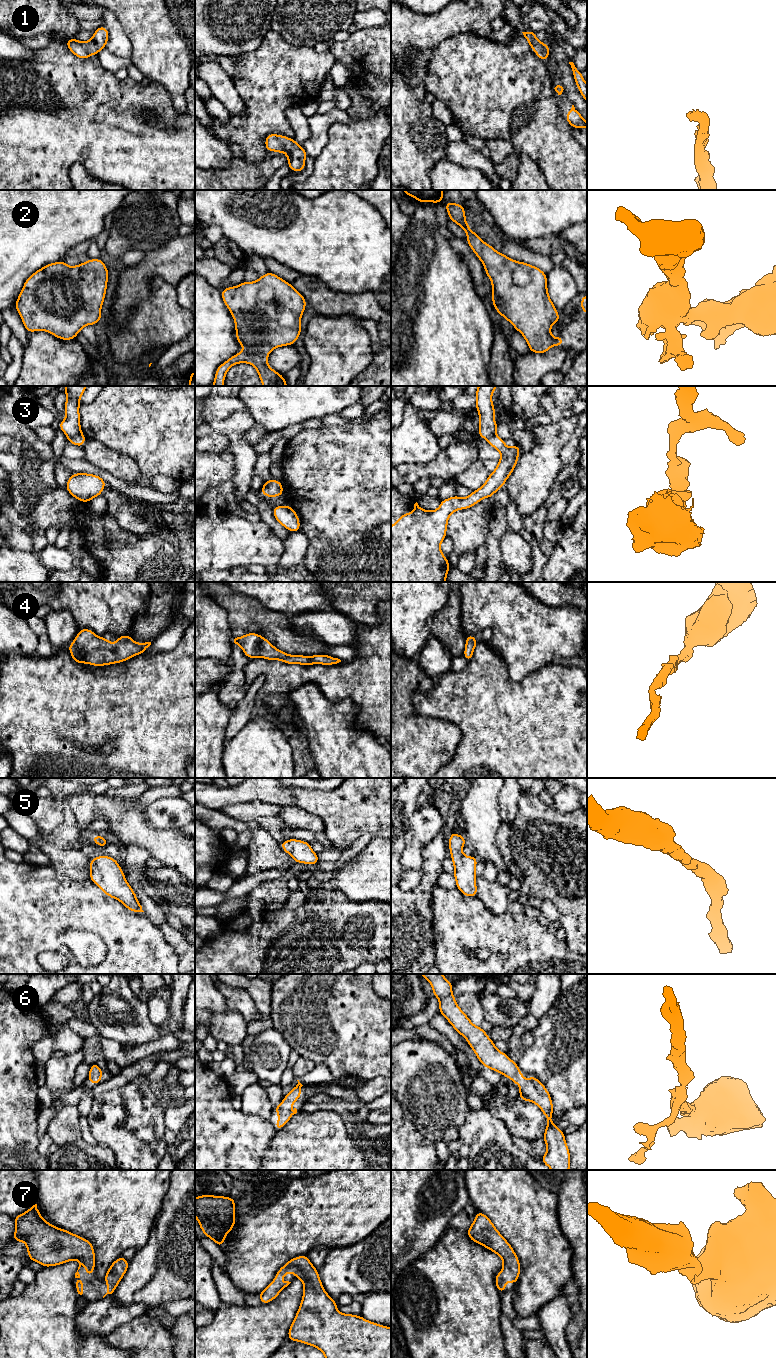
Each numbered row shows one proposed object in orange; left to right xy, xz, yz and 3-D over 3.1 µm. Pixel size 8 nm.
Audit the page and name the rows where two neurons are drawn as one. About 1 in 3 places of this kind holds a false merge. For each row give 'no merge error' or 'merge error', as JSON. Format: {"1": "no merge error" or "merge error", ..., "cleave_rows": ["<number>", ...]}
{"1": "no merge error", "2": "no merge error", "3": "merge error", "4": "no merge error", "5": "no merge error", "6": "no merge error", "7": "no merge error", "cleave_rows": ["3"]}

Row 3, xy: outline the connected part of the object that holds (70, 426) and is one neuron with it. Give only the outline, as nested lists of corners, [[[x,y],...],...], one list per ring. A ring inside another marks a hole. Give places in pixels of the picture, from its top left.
[[[65,386],[66,402],[64,413],[66,418],[59,423],[59,428],[68,439],[74,438],[82,433],[79,406],[81,404],[80,397],[86,388],[87,386]]]

